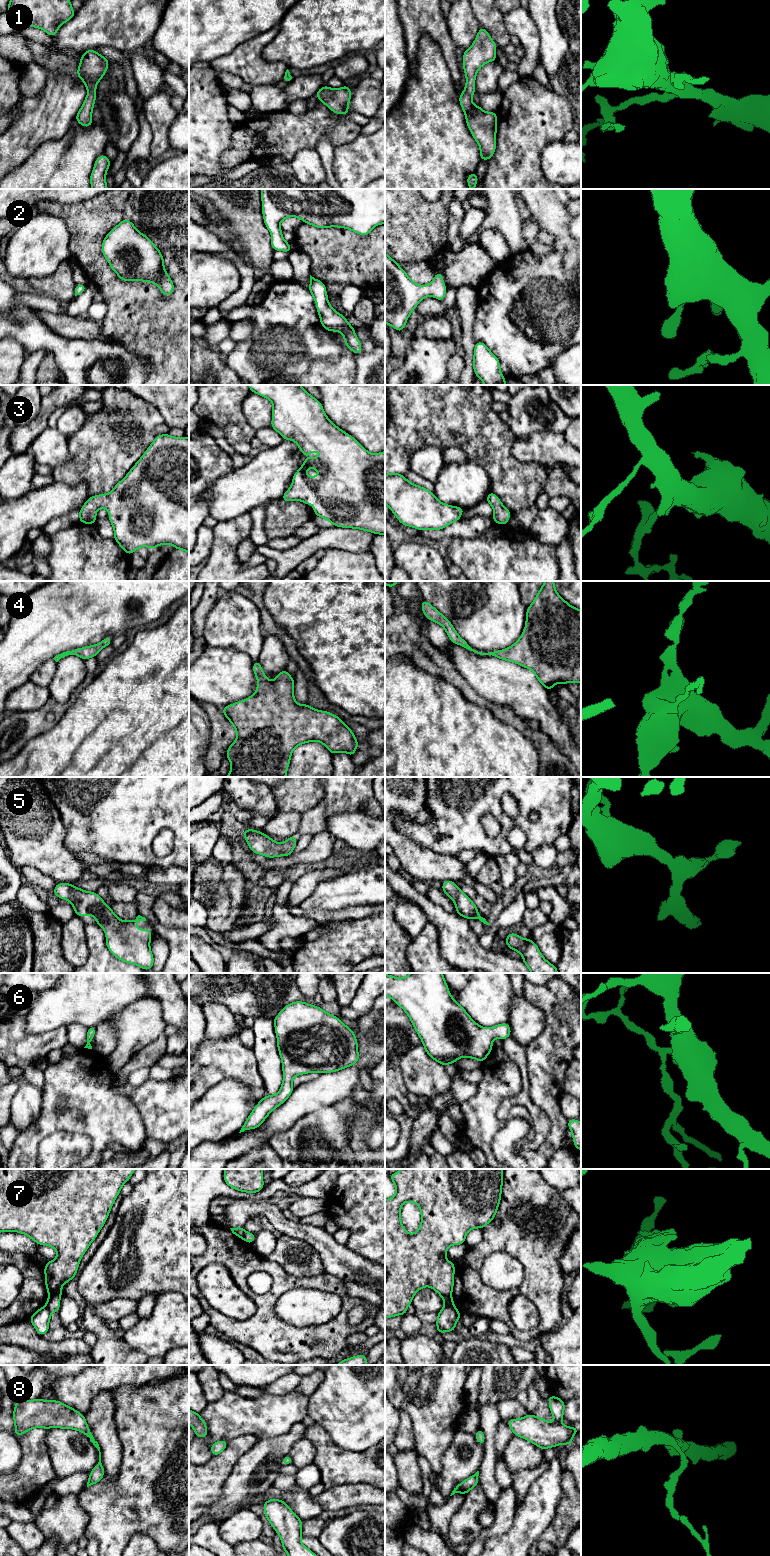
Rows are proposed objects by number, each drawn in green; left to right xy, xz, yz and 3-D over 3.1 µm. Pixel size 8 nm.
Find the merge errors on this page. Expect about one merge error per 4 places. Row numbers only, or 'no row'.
7

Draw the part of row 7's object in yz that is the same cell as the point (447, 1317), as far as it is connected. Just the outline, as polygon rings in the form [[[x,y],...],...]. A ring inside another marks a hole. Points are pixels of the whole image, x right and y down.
[[[445,1305],[439,1312],[436,1321],[437,1333],[453,1332],[456,1328],[456,1322],[460,1319],[461,1314],[457,1309]]]

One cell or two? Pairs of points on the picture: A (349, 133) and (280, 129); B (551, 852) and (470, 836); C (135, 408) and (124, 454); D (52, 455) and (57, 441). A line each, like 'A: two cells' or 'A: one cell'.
A: one cell
B: two cells
C: one cell
D: one cell

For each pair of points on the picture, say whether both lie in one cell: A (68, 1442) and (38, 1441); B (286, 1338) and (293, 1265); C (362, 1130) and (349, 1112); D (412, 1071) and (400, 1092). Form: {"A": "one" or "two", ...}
{"A": "two", "B": "two", "C": "one", "D": "two"}

